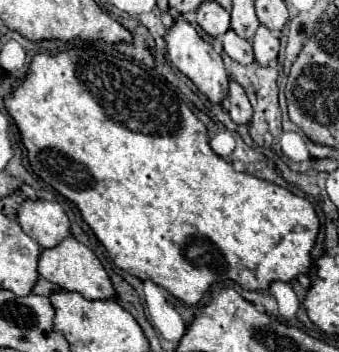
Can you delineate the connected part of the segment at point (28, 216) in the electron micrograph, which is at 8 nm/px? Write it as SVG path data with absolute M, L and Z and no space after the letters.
M25 199L17 211L17 221L23 231L43 249L55 247L69 237L69 219L59 203L43 199Z

